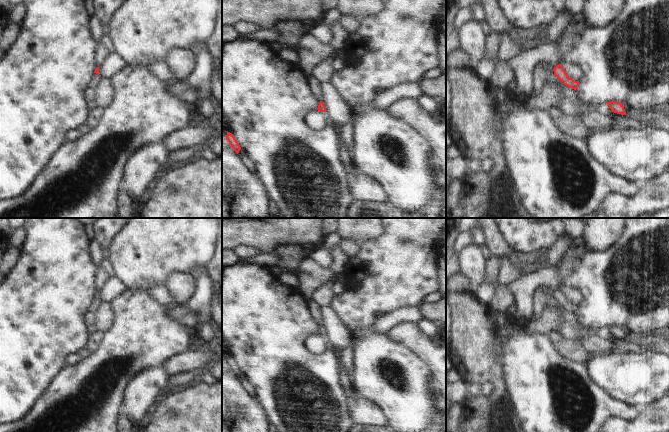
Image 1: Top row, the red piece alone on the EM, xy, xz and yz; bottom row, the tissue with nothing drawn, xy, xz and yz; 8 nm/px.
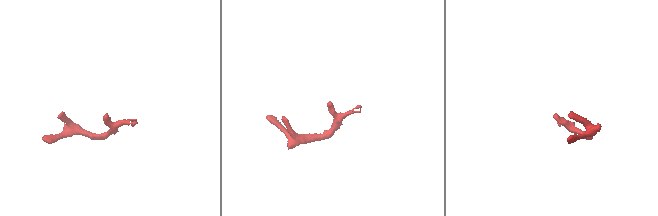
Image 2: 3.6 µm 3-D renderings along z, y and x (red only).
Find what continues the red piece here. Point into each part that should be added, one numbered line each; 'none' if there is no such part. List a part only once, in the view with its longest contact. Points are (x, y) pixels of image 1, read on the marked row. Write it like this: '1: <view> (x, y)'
none

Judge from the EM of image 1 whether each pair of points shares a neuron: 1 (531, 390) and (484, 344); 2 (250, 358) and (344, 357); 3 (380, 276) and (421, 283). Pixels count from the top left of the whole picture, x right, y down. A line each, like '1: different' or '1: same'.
1: different
2: different
3: same

